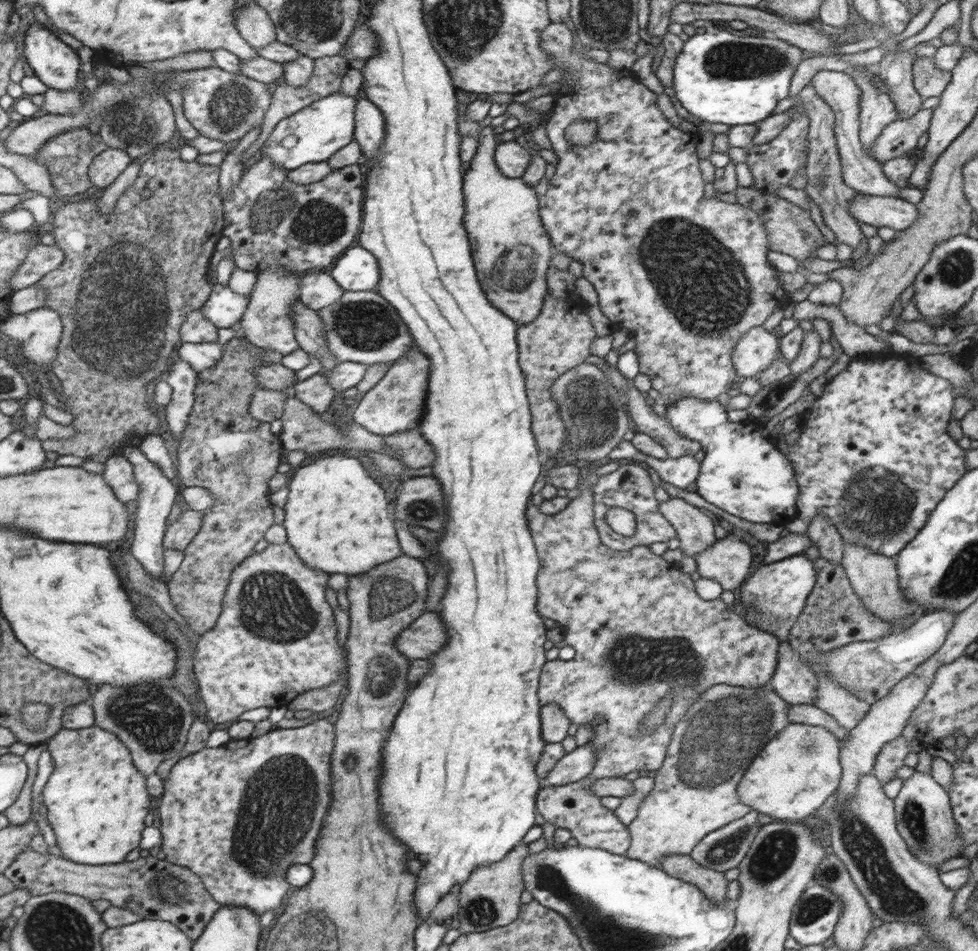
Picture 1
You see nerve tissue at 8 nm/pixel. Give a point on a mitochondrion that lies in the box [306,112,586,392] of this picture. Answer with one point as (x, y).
(362, 326)

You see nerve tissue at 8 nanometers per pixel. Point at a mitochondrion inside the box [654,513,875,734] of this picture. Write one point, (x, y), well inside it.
(683, 712)

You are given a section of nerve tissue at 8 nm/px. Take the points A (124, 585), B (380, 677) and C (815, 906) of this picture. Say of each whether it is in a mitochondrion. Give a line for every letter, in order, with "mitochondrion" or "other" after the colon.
A: other
B: mitochondrion
C: mitochondrion

